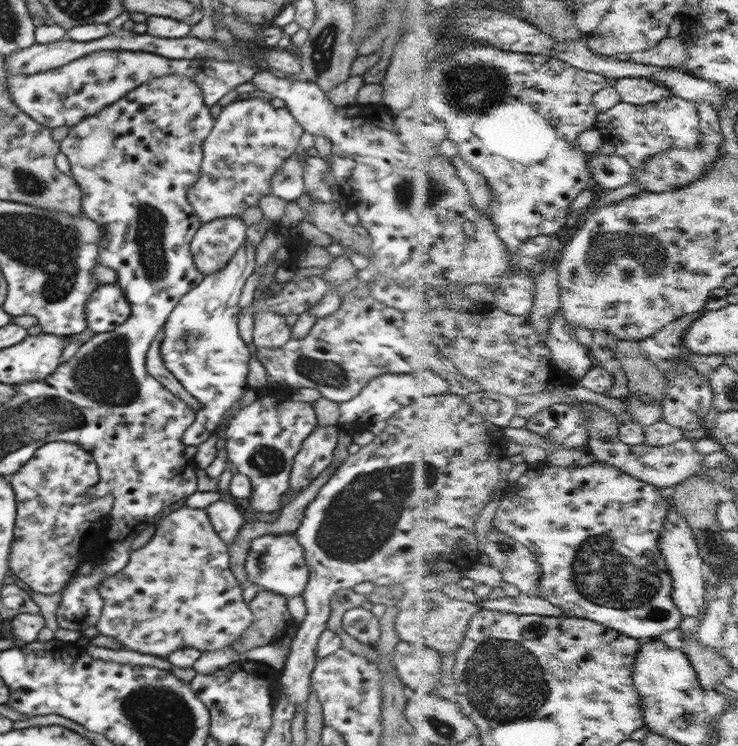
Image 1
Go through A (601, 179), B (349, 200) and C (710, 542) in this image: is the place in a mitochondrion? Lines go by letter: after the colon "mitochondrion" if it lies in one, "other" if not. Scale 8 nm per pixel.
A: other
B: other
C: mitochondrion

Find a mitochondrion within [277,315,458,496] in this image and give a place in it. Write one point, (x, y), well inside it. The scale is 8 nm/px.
(316, 377)

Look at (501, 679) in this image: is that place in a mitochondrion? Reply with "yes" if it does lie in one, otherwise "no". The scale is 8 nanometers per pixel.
yes

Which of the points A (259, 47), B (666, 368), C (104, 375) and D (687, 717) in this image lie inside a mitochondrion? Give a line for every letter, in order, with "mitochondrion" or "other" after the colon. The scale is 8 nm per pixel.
A: other
B: other
C: mitochondrion
D: mitochondrion

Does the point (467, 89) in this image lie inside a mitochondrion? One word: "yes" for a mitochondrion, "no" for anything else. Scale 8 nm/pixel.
yes

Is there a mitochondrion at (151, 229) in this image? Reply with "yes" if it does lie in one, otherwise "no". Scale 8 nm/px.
yes

